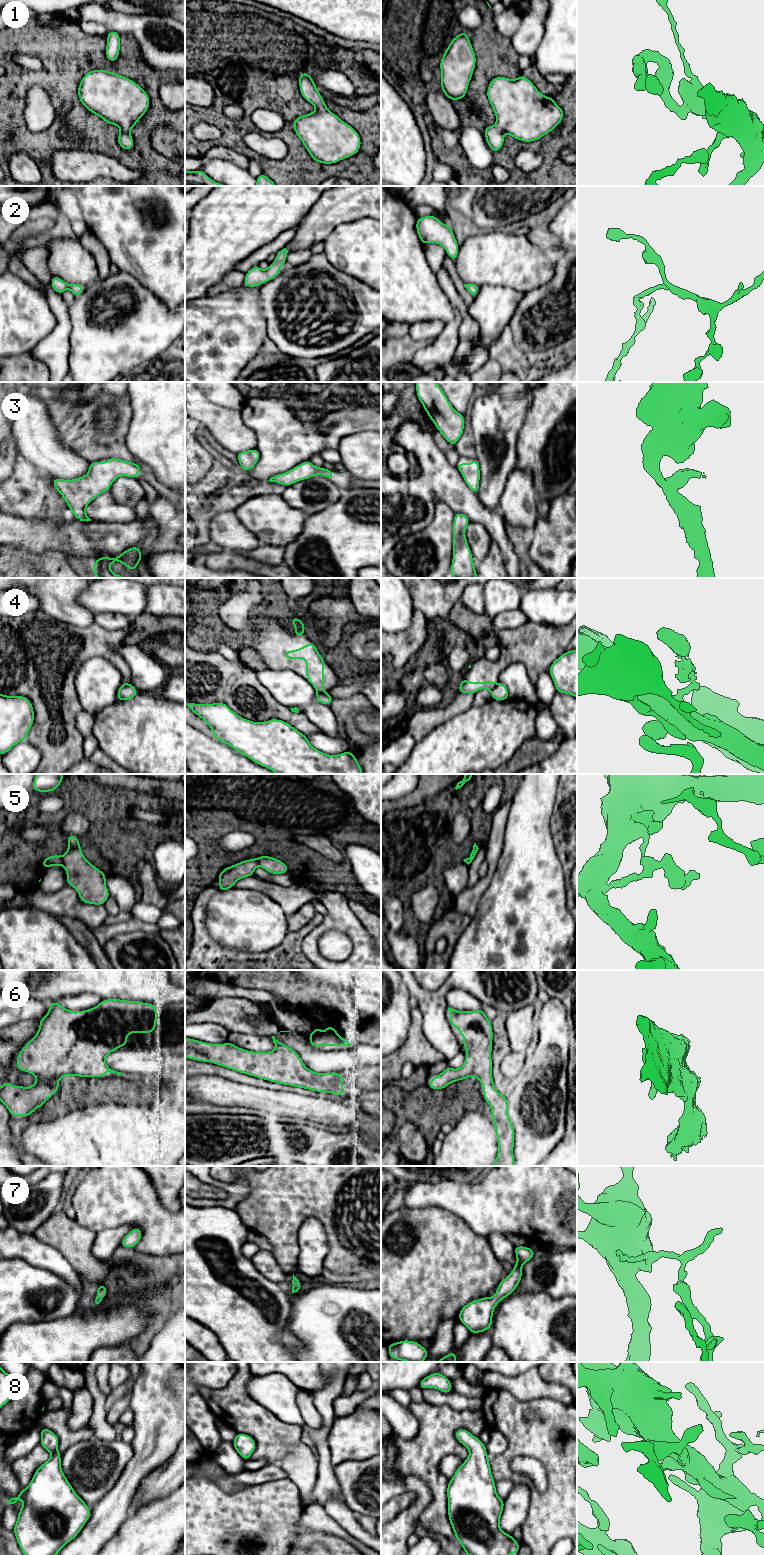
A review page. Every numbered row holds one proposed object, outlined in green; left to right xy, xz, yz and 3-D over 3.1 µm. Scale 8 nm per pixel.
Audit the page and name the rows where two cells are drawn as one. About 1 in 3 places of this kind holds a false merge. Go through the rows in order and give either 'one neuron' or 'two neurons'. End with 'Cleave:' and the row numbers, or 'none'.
1: one neuron
2: one neuron
3: one neuron
4: two neurons
5: two neurons
6: one neuron
7: one neuron
8: one neuron
Cleave: 4, 5

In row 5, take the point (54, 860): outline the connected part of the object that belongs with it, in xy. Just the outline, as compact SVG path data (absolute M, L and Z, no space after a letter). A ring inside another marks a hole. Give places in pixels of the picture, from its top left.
M51 855L51 856L48 856L47 858L45 858L43 861L42 861L42 867L44 869L48 868L48 867L51 867L51 866L59 866L62 864L62 857L59 856L59 855Z

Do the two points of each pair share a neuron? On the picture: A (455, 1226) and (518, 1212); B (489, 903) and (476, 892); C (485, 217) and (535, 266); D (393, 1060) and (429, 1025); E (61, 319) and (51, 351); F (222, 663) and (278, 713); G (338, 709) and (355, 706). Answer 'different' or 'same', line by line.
A: different
B: different
C: different
D: different
E: same
F: same
G: same

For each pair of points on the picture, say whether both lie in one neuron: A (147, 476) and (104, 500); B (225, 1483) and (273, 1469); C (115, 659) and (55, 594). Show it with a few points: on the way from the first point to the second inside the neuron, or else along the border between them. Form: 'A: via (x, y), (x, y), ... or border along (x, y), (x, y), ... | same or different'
A: via (132, 471), (116, 471), (104, 485) | same
B: via (237, 1481), (248, 1477), (261, 1476) | same
C: border along (62, 621), (77, 626), (90, 626), (94, 623) | different

